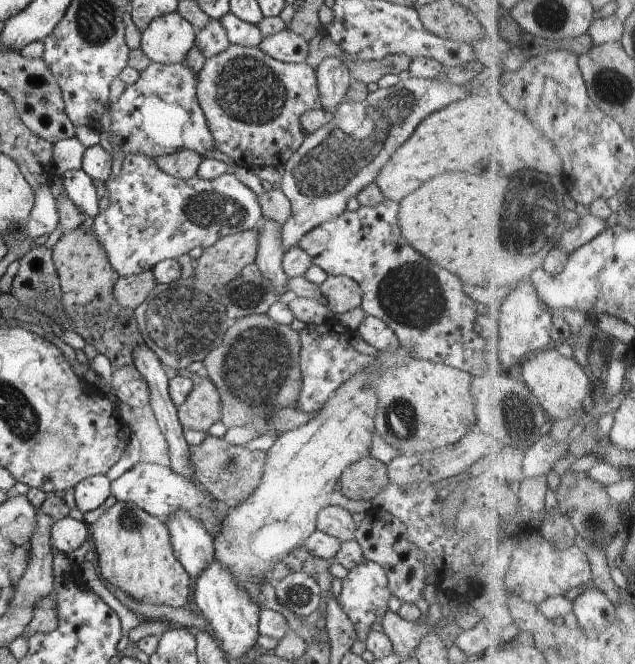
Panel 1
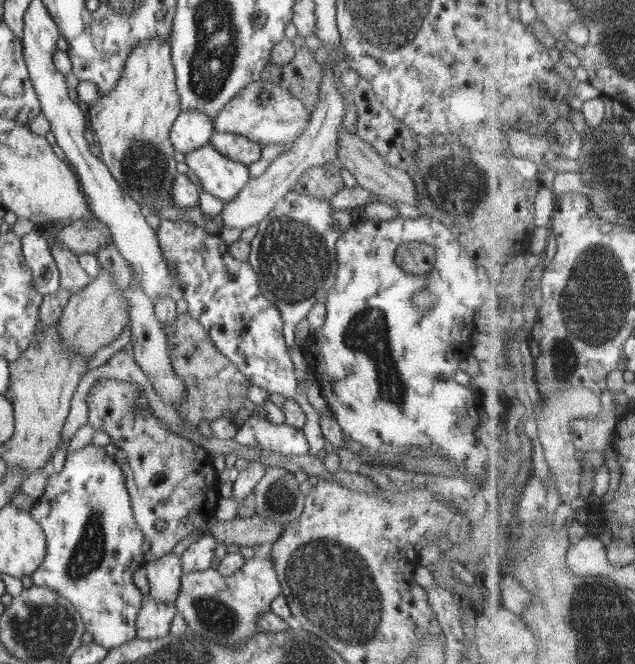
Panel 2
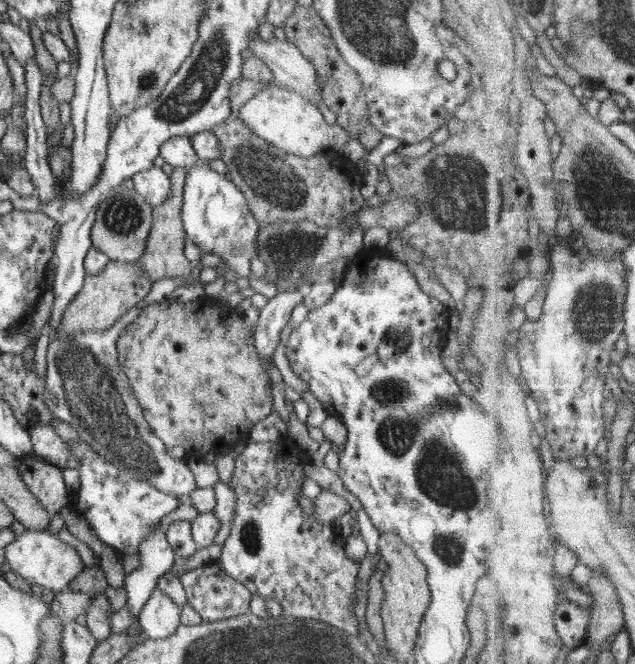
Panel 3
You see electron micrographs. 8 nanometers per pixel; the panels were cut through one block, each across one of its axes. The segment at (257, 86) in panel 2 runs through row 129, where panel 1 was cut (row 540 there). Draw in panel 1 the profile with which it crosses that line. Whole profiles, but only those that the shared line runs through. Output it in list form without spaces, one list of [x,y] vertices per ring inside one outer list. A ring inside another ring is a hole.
[[[400,348],[384,352],[368,368],[356,372],[335,389],[308,423],[279,435],[266,451],[264,474],[252,496],[229,509],[222,532],[214,538],[215,558],[258,606],[260,584],[270,579],[272,568],[280,560],[303,546],[317,529],[318,513],[325,506],[338,505],[355,512],[356,503],[348,500],[342,490],[336,490],[336,483],[347,466],[370,455],[378,412],[377,380],[390,365],[398,365],[408,357],[409,353]]]

